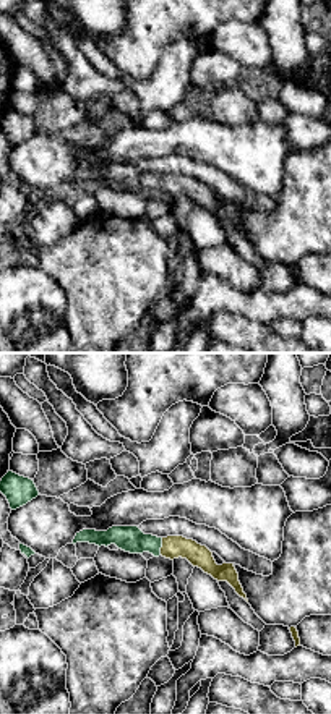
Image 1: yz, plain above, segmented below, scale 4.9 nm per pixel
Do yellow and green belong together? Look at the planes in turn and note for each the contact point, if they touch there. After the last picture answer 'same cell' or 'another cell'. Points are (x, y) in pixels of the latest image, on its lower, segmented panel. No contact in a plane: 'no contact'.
meets yellow at (163, 546)

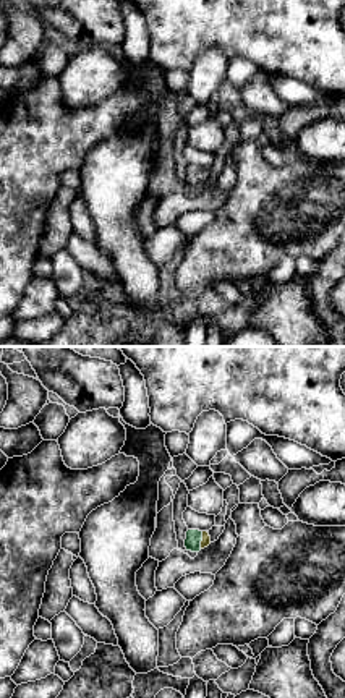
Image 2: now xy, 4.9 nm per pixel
meets yellow at (203, 540)

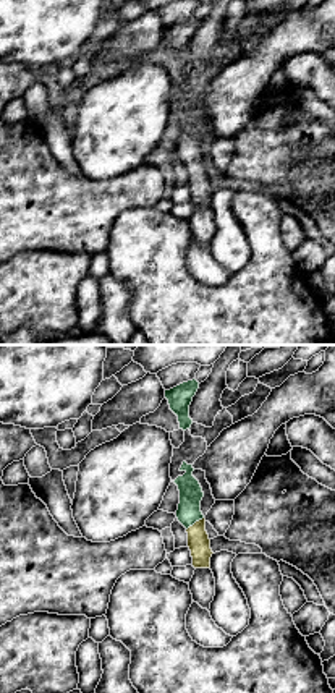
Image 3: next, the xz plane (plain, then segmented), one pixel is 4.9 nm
meets yellow at (196, 522)

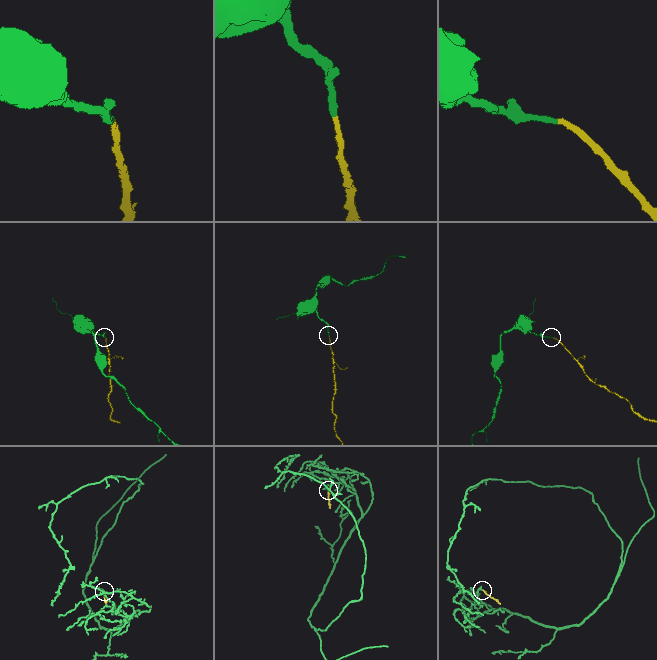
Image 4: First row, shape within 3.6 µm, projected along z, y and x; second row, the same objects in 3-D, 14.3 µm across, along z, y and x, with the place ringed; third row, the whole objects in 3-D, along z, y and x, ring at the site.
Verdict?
same cell

